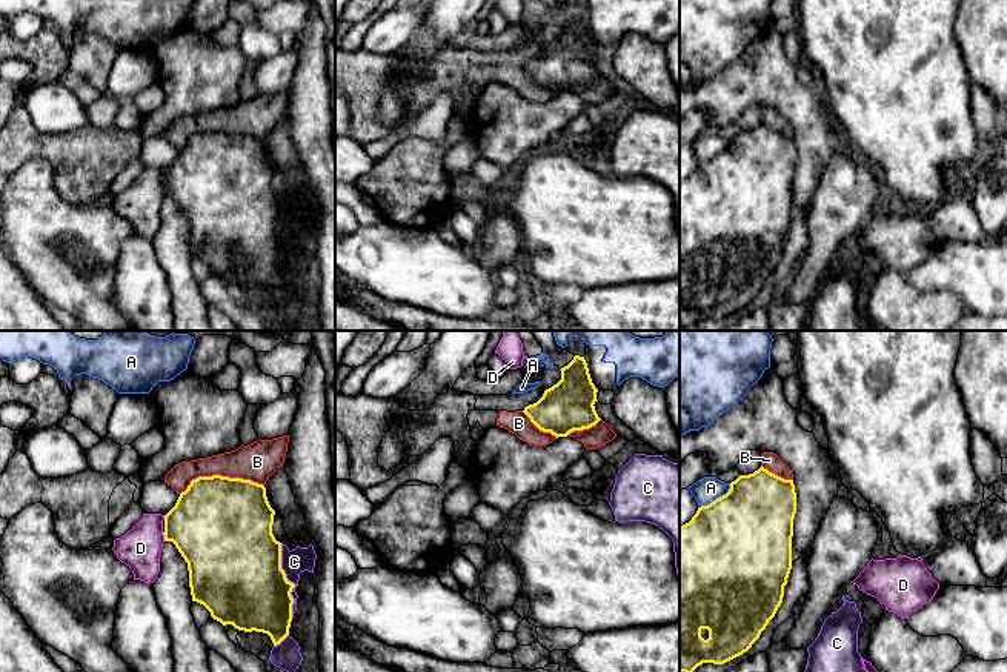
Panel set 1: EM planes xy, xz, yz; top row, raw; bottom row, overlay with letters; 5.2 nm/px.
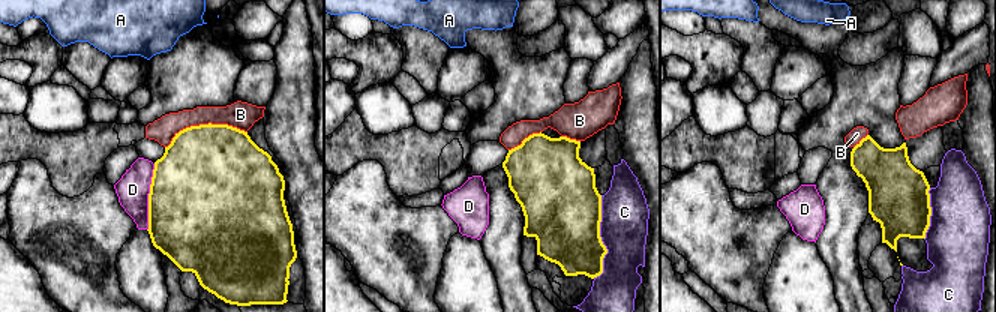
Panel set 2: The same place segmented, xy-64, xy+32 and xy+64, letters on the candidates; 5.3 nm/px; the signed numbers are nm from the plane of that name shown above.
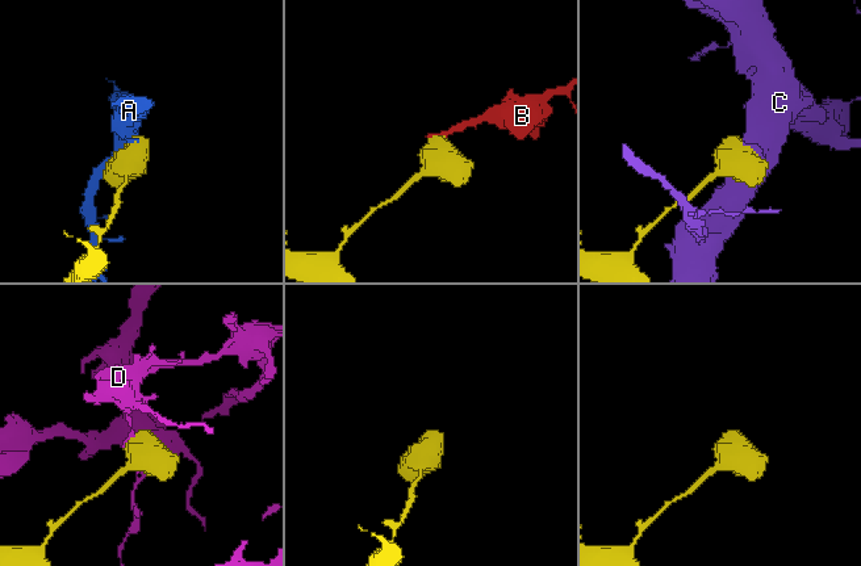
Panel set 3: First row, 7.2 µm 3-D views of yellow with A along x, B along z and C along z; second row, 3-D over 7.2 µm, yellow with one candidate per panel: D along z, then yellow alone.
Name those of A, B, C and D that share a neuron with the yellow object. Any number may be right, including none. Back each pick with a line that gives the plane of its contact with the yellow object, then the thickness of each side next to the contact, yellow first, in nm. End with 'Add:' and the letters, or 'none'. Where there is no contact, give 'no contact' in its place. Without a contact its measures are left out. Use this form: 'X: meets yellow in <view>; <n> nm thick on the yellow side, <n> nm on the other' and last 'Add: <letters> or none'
Add: none

